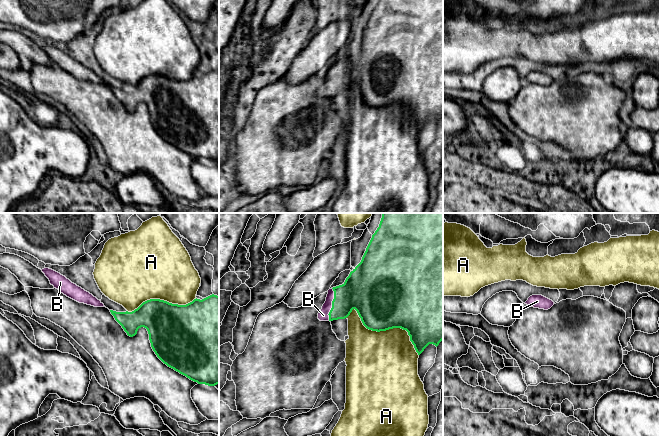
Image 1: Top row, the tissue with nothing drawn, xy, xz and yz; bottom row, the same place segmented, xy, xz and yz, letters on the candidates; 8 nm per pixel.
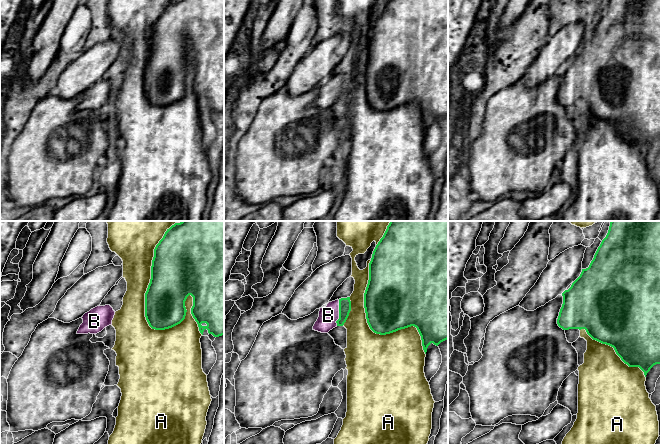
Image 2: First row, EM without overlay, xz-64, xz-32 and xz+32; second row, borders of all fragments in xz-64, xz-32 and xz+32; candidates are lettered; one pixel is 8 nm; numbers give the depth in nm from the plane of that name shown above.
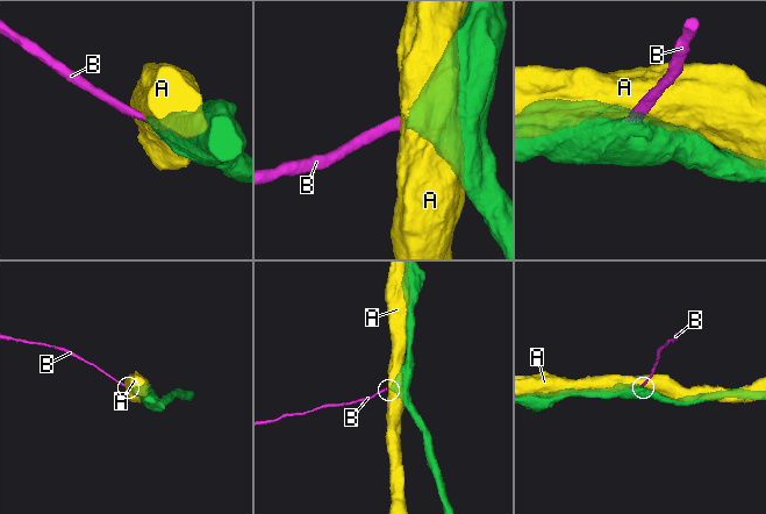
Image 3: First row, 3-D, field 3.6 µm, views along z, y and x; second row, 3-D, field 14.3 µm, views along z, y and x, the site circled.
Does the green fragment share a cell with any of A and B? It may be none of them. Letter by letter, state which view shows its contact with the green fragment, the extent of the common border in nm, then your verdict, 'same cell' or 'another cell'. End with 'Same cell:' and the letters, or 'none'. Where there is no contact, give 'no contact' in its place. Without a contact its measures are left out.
A: meets green in xz; contact 650 nm long; another cell
B: meets green in xz; contact 260 nm long; same cell
Same cell: B

